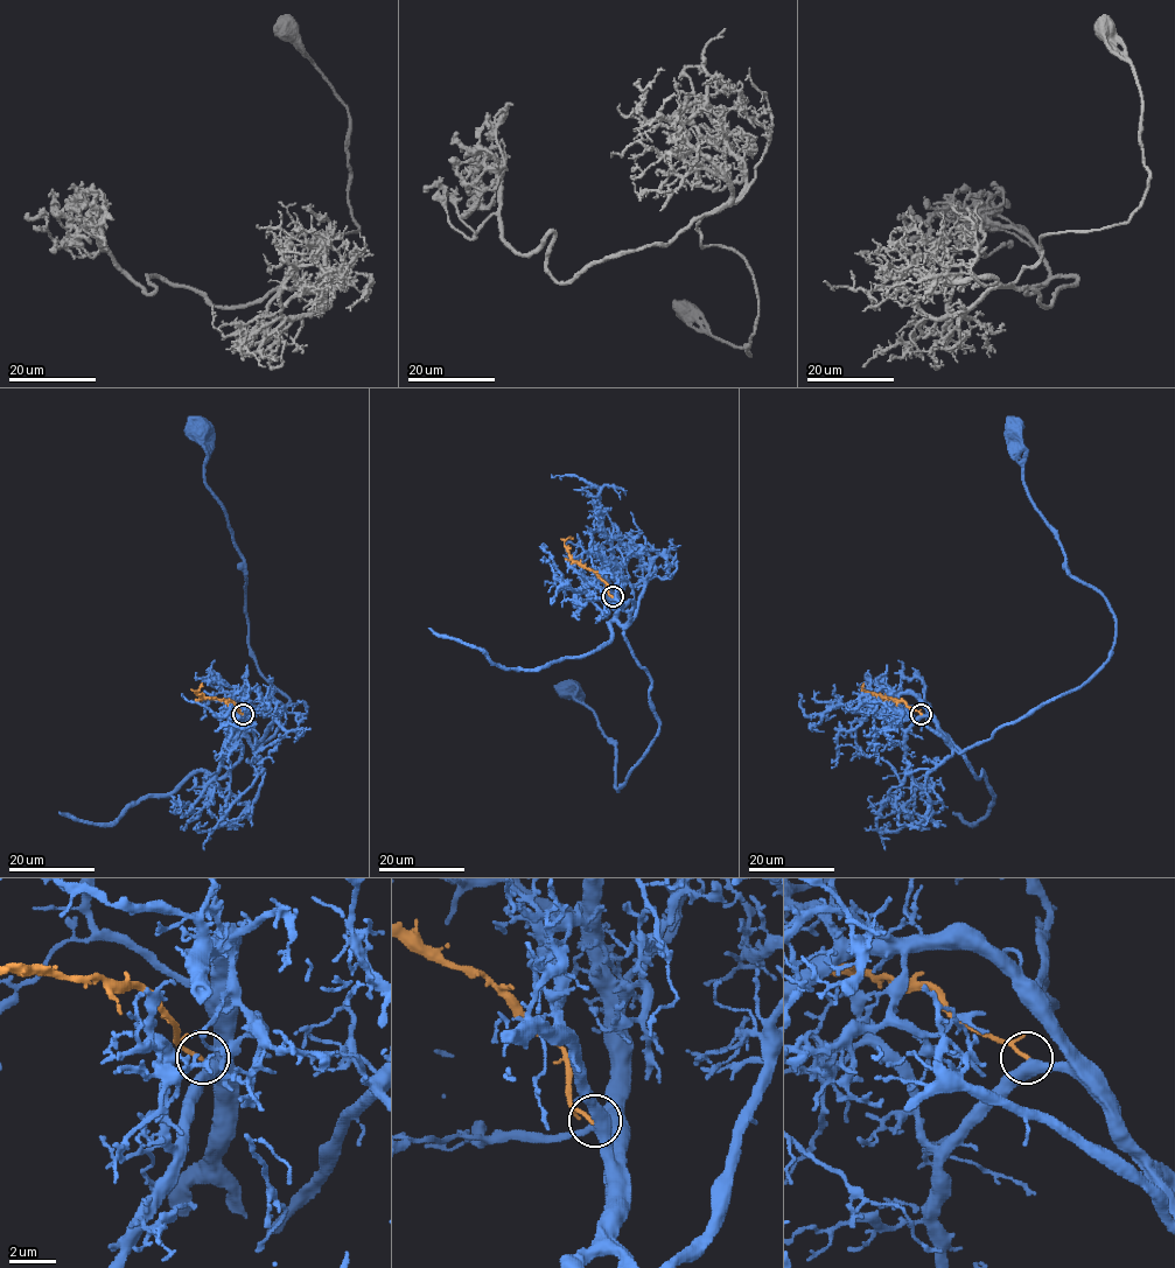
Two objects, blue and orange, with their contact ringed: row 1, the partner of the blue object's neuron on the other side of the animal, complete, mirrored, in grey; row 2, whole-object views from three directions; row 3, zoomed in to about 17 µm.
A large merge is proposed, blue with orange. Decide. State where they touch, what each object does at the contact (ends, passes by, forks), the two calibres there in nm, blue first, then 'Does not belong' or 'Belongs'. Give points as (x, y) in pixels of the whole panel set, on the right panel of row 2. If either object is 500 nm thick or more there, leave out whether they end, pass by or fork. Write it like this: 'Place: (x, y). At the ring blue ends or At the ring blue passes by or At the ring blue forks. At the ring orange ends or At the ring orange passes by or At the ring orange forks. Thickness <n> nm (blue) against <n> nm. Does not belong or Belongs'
Place: (921, 714). Thickness 550 nm (blue) against 170 nm. Belongs

